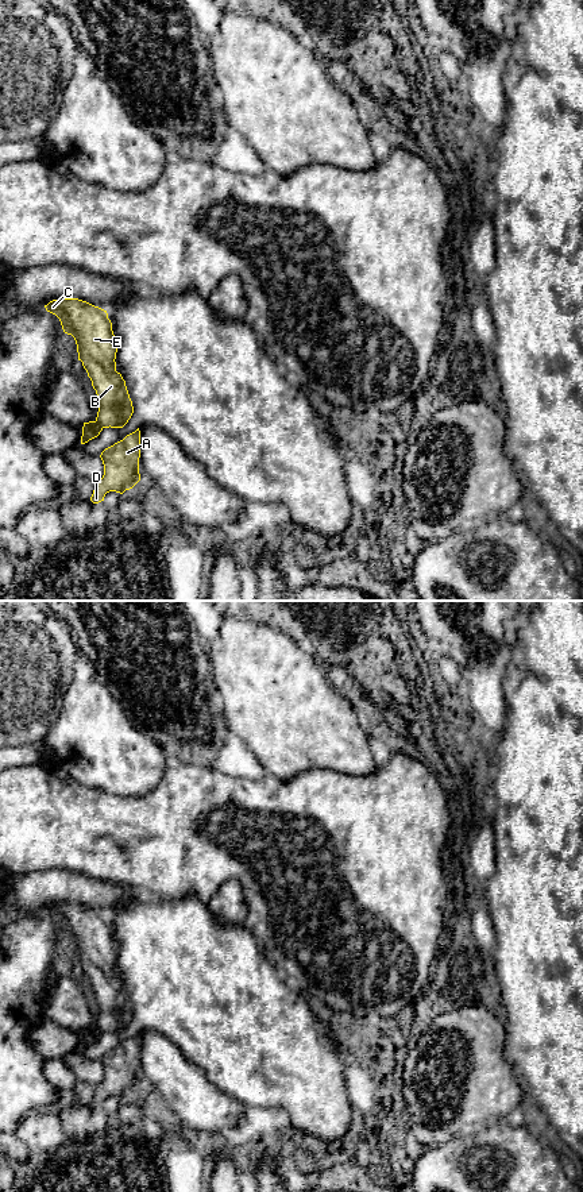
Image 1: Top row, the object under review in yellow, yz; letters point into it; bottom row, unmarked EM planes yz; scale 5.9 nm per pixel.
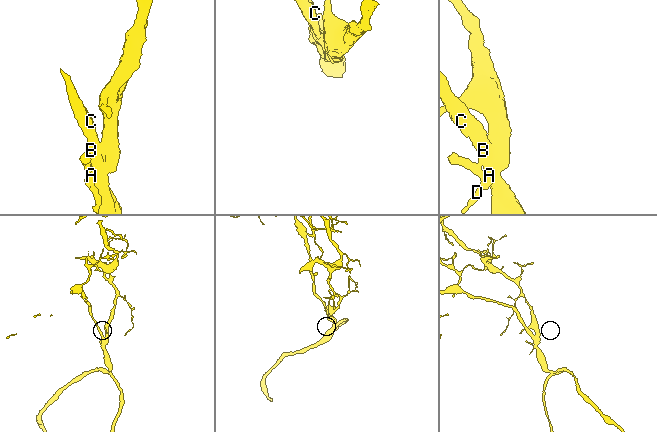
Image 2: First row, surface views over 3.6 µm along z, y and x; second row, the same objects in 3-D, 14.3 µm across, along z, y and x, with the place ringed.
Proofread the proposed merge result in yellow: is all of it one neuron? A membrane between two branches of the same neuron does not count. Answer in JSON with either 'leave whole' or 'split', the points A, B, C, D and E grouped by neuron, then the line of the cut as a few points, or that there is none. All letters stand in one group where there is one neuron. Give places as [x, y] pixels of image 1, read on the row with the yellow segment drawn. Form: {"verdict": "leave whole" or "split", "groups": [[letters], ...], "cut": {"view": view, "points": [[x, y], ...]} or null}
{"verdict": "split", "groups": [["A", "D"], ["B", "C", "E"]], "cut": {"view": "yz", "points": [[95, 421], [103, 427]]}}

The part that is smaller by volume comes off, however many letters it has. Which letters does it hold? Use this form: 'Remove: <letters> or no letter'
Remove: A, D

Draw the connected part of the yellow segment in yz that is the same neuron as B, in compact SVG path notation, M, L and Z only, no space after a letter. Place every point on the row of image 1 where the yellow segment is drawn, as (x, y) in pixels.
M78 298L53 300L45 308L59 319L63 332L76 340L78 360L97 394L96 423L103 428L123 428L134 406L126 381L116 371L117 339L107 310Z

